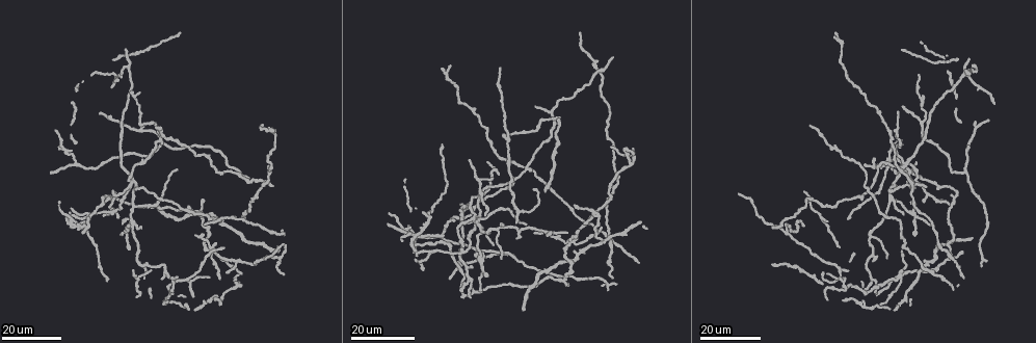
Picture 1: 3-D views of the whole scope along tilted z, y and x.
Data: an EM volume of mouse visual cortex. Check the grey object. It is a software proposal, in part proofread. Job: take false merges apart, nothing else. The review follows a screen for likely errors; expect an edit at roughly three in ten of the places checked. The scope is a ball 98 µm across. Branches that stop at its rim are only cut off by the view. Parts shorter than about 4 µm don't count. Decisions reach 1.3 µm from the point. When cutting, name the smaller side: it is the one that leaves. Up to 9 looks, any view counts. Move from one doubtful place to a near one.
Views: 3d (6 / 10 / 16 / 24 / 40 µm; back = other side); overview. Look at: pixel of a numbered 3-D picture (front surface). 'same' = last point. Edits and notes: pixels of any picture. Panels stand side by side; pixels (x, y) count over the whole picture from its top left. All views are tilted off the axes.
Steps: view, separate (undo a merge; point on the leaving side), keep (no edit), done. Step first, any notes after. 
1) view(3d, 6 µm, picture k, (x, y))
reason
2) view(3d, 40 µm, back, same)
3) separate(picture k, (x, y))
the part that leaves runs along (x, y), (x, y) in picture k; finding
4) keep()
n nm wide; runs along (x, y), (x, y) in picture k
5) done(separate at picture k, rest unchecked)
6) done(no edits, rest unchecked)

view(3d, 24 µm, picture 1, (163, 272))

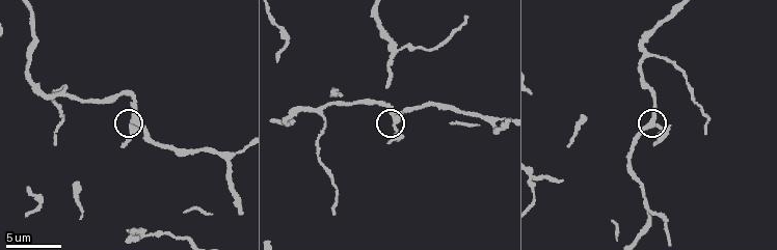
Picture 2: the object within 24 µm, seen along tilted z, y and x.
view(3d, 6 µm, picture 2, (394, 122))

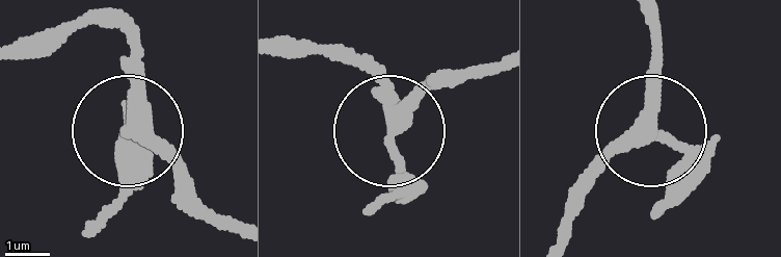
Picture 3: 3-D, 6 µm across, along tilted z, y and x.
keep()
runs along (280, 48), (333, 47), (384, 77), (399, 198) in picture 3; continuous, no second neuron

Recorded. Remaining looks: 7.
view(3d, 16 µm, picture 1, (610, 244))

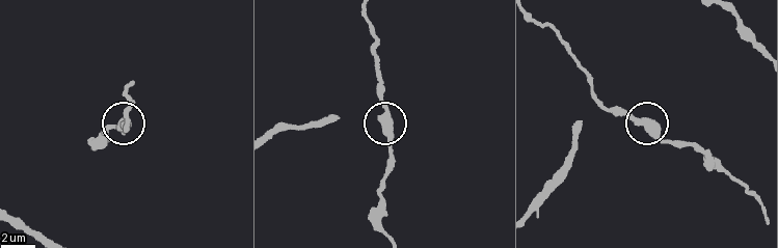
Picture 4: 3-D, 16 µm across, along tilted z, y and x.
view(3d, 10 µm, picture 4, (636, 121))

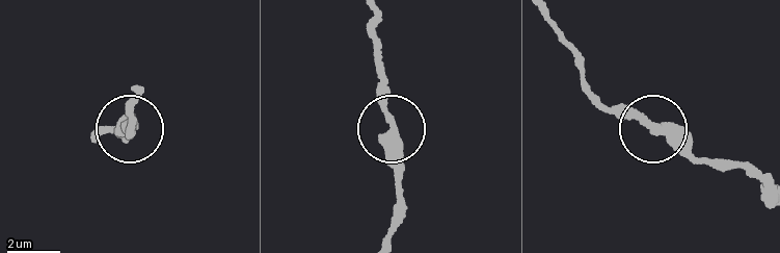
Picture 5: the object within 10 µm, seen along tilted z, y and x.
keep()
350 nm wide; continuous, no second neuron

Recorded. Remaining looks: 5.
view(3d, 16 µm, picture 1, (235, 261))
a fork

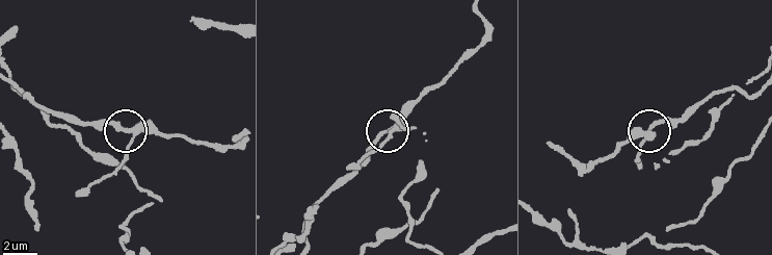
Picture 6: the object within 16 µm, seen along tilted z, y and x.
view(3d, 10 µm, picture 6, (135, 133))
closer look

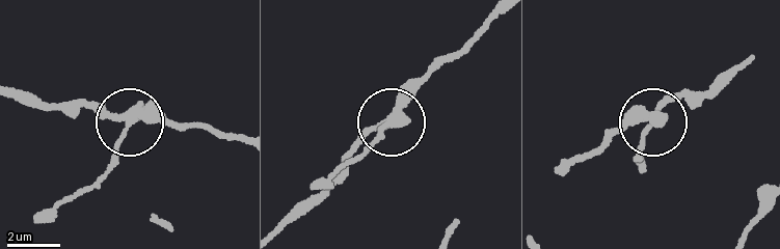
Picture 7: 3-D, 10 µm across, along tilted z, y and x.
keep()
side arm 6 µm; 3 arms; all the same neuron

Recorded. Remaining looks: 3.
view(3d, 16 µm, picture 1, (76, 163))
three-way junction

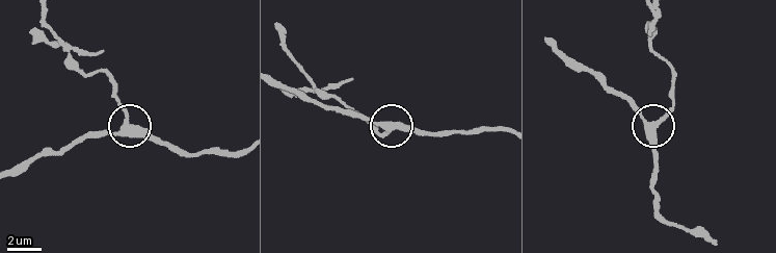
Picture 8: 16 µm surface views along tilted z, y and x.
view(3d, 10 µm, picture 8, (660, 119))
zoom in

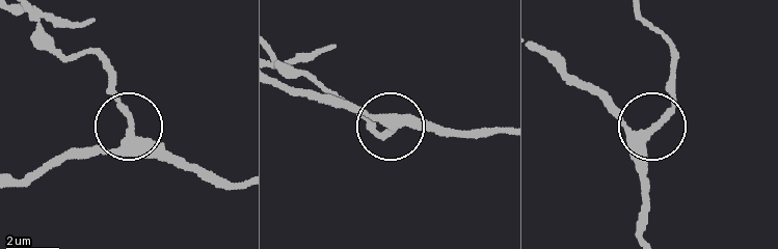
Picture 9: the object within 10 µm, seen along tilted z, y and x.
keep()
side arm 11 µm; one neuron here

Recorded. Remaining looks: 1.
done(no edits, rest unchecked)

